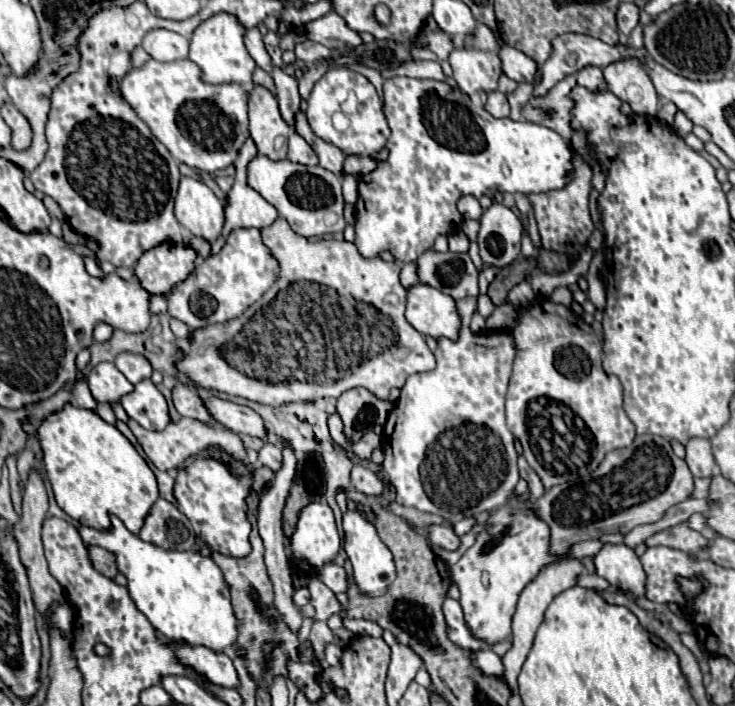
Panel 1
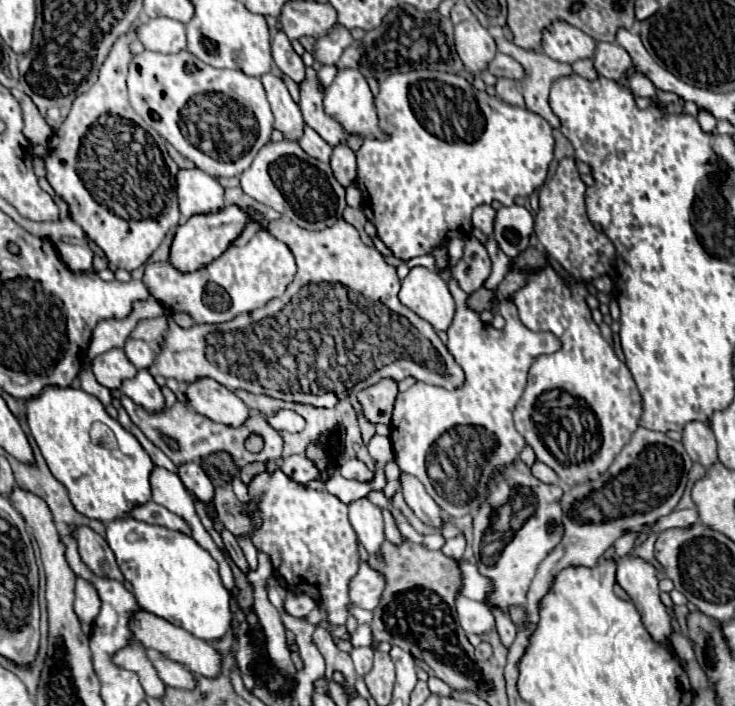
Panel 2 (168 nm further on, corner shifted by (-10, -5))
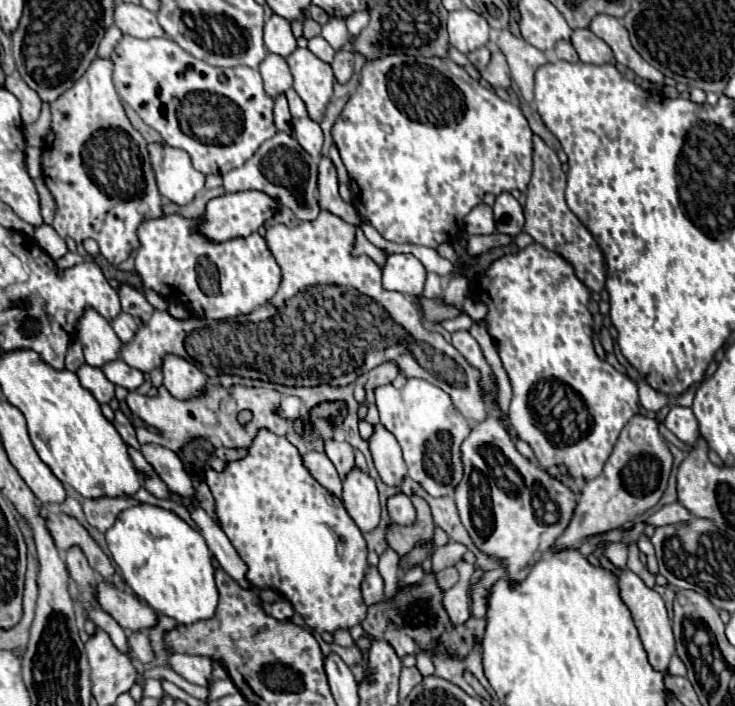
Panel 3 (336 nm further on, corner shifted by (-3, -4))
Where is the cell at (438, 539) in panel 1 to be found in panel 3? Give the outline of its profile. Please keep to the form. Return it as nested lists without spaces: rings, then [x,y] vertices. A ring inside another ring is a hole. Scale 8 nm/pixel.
[[[377,424],[375,434],[369,442],[369,448],[381,480],[391,488],[401,488],[403,480],[407,478],[407,464],[401,456],[401,448],[395,436],[383,430],[381,424]]]

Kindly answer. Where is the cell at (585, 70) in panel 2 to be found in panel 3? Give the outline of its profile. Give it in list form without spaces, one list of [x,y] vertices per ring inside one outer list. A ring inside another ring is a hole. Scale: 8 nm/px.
[[[559,42],[559,46],[555,46],[555,56],[559,60],[565,60],[565,62],[579,62],[579,56],[575,54],[575,48],[569,44],[569,42]]]

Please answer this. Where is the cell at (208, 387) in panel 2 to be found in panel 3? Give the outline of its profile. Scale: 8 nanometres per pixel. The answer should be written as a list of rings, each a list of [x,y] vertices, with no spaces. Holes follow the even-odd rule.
[[[167,356],[163,360],[163,376],[169,394],[177,400],[191,400],[205,394],[207,376],[191,362],[179,356]]]

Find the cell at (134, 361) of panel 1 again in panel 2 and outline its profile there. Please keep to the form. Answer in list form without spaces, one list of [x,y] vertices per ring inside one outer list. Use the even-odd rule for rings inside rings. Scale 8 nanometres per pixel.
[[[128,337],[126,345],[124,345],[124,351],[126,351],[128,359],[136,365],[136,369],[148,369],[152,365],[152,361],[154,361],[152,347],[142,339]]]

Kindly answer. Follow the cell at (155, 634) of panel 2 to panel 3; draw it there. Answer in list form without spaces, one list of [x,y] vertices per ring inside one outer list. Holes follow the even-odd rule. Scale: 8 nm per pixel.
[[[101,582],[97,590],[99,606],[107,614],[111,614],[121,628],[131,632],[143,632],[157,626],[157,612],[139,598],[135,598],[131,590],[117,590],[109,582]]]

